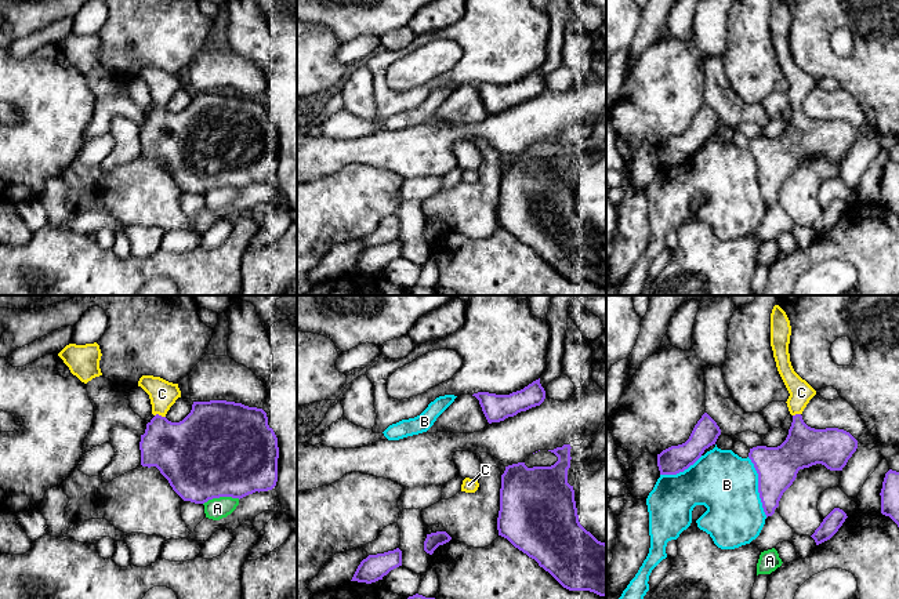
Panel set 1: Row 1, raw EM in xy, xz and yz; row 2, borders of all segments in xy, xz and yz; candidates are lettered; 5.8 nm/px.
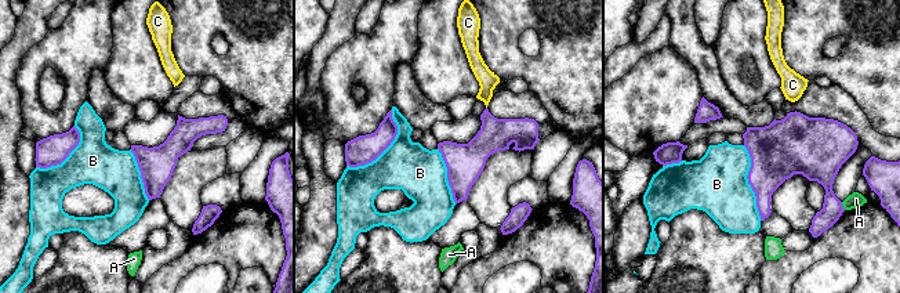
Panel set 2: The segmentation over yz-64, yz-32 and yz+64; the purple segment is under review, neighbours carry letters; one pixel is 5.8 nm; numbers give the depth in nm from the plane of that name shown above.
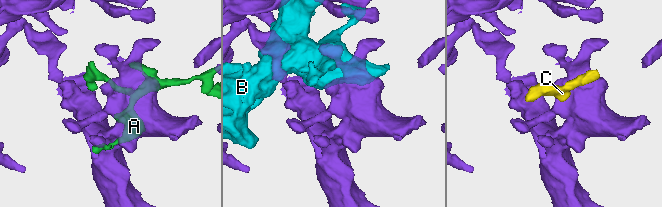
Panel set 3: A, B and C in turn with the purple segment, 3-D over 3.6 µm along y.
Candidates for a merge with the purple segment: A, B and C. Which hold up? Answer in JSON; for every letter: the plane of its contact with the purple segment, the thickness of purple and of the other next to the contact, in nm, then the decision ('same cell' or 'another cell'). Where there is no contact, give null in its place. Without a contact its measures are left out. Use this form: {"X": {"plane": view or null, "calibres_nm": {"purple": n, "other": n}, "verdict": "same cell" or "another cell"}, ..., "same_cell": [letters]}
{"A": {"plane": "xy", "calibres_nm": {"purple": 500, "other": 130}, "verdict": "another cell"}, "B": {"plane": "yz", "calibres_nm": {"purple": 240, "other": 360}, "verdict": "another cell"}, "C": {"plane": "xy", "calibres_nm": {"purple": 360, "other": 160}, "verdict": "same cell"}, "same_cell": ["C"]}

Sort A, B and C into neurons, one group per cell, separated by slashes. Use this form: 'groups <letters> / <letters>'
groups A / B / C

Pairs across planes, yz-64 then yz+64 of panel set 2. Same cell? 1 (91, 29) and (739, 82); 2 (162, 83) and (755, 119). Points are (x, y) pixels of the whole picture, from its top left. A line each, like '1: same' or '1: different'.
1: different
2: different

